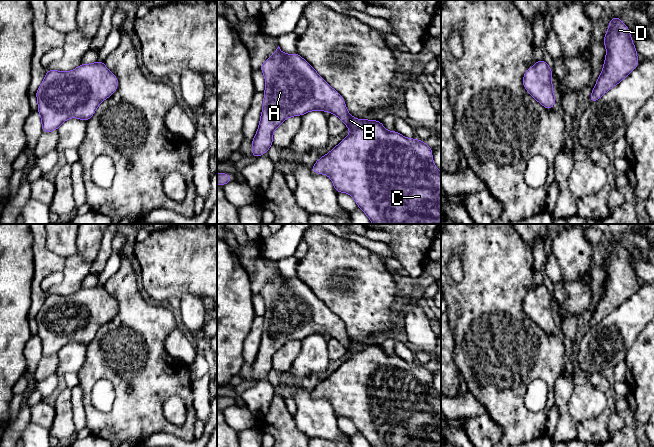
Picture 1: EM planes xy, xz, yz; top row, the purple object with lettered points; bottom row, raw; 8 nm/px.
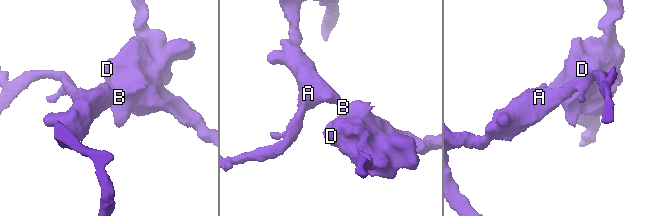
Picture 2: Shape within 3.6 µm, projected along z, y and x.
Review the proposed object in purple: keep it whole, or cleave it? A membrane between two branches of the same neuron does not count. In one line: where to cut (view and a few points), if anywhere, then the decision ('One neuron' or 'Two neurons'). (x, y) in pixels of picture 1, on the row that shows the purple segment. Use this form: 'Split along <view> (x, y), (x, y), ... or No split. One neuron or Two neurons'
No split. One neuron

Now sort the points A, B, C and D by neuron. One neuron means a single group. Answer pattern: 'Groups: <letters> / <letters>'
Groups: A B C D

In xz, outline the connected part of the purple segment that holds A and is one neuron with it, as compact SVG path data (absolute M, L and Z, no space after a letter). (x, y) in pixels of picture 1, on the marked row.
M280 47L261 65L266 88L259 127L252 140L252 156L255 158L267 153L273 142L274 130L285 119L309 111L329 111L339 117L351 129L351 133L334 149L321 157L311 167L313 173L330 177L337 193L345 192L352 196L358 207L373 224L441 224L441 173L434 165L432 148L422 140L408 139L397 131L387 131L382 122L358 120L348 113L344 98L335 91L298 53L284 54Z

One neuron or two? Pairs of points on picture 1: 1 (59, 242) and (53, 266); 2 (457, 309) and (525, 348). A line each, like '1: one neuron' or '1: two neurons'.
1: two neurons
2: one neuron

